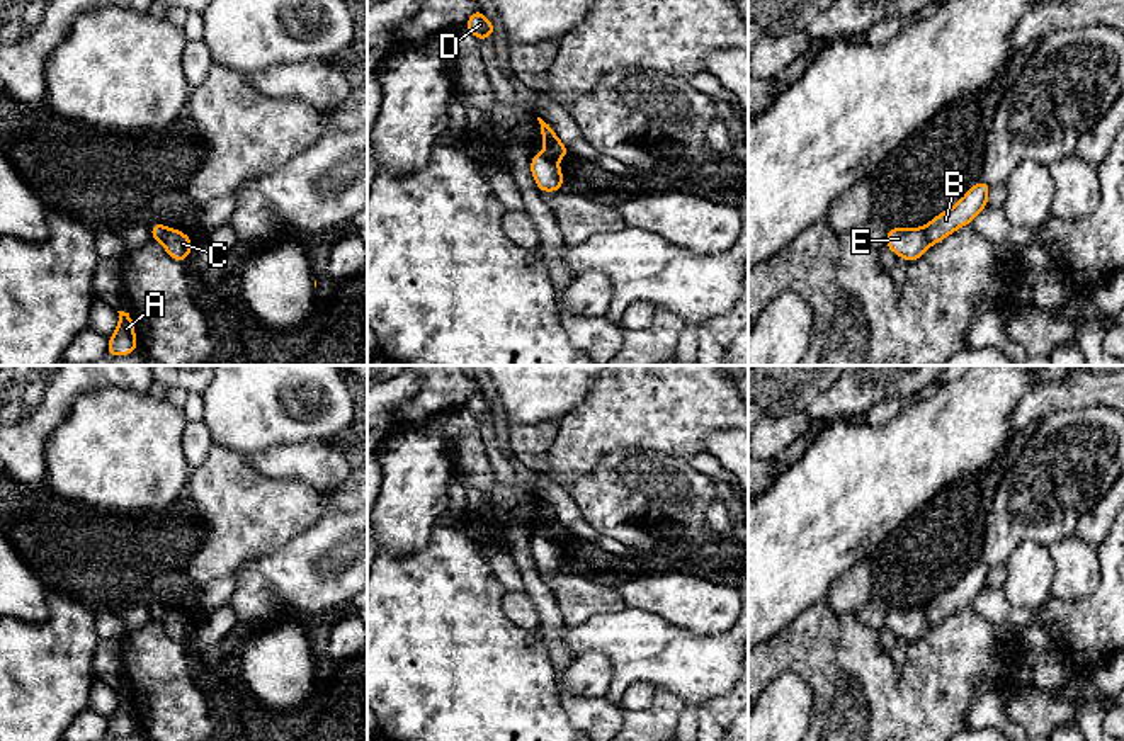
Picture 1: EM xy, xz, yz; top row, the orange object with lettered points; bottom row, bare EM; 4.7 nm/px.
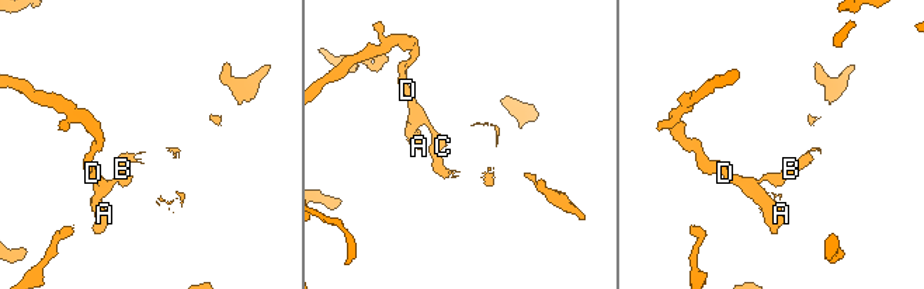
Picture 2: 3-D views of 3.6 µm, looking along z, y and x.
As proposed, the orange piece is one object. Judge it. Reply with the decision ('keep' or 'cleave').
cleave

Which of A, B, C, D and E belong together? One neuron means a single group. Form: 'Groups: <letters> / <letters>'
Groups: A C D E / B

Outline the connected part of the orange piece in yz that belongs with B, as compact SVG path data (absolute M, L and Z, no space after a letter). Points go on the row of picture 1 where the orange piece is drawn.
M985 180L974 184L954 207L940 212L927 223L923 233L930 245L952 235L961 226L968 226L988 204L990 185Z

